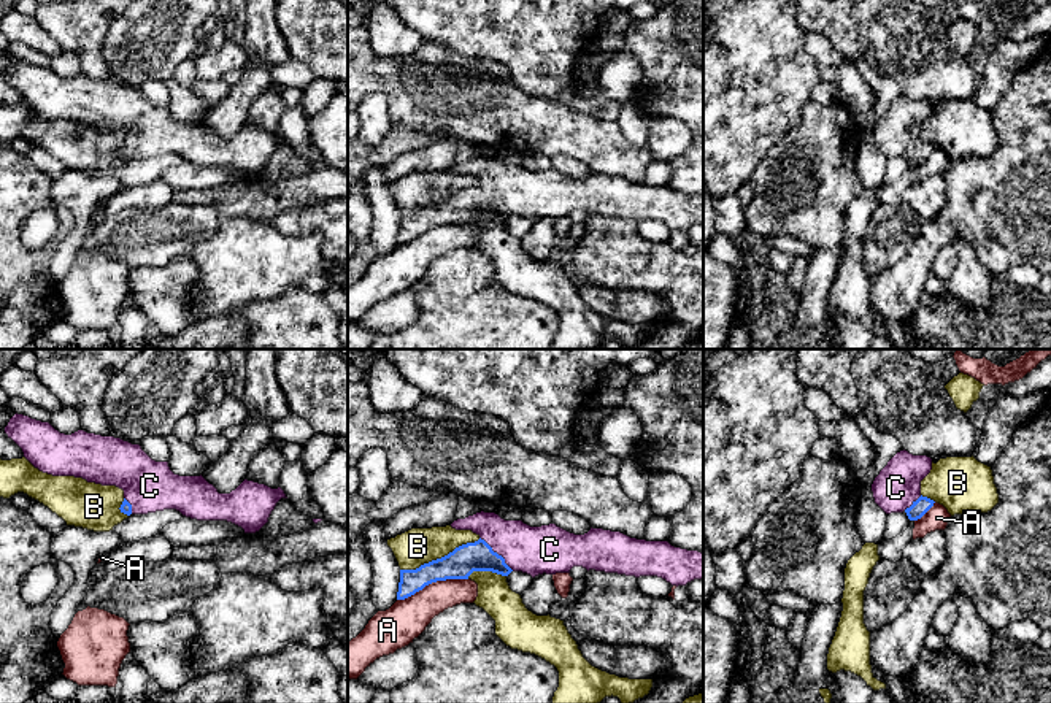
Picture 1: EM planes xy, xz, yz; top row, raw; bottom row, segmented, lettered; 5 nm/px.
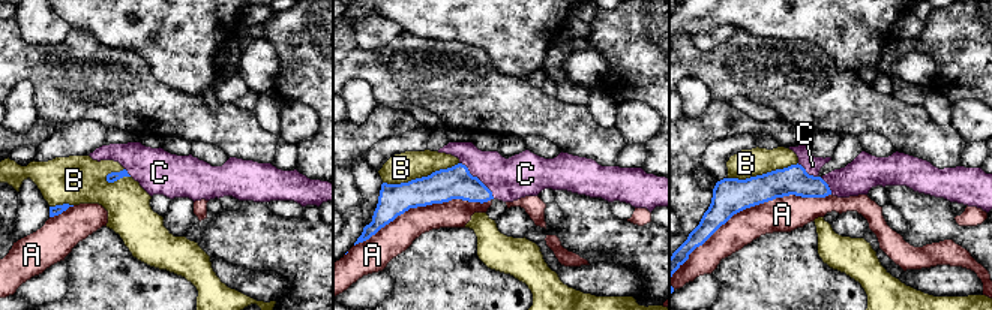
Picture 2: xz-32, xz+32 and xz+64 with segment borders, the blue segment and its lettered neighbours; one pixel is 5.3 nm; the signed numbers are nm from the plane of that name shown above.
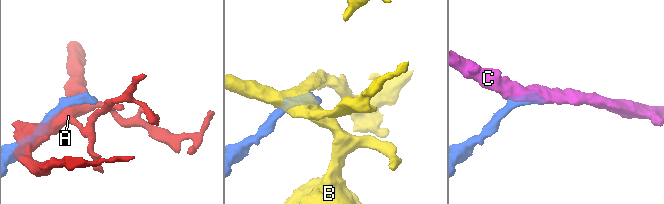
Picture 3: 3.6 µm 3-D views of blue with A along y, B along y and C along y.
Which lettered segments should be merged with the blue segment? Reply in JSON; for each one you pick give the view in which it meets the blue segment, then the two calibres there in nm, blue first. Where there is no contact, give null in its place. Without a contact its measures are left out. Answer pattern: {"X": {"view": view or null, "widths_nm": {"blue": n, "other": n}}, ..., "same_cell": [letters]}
{"C": {"view": "xz", "widths_nm": {"blue": 150, "other": 240}}, "same_cell": ["C"]}

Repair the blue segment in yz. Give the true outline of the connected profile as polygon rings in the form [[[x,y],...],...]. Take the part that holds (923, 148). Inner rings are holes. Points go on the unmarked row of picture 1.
[[[897,97],[872,129],[875,148],[886,159],[905,156],[910,165],[921,163],[935,148],[921,140],[921,125],[930,114],[930,102]]]

